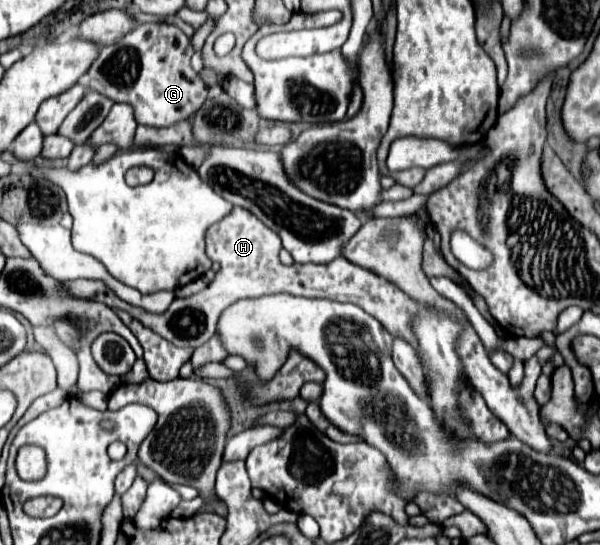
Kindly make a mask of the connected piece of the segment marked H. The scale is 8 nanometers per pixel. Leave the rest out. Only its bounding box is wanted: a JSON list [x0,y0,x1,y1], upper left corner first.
[60,206,420,352]

